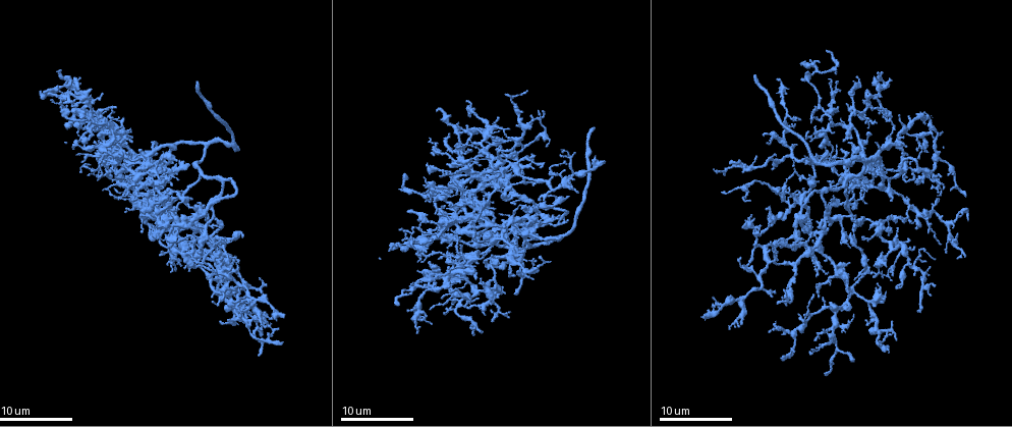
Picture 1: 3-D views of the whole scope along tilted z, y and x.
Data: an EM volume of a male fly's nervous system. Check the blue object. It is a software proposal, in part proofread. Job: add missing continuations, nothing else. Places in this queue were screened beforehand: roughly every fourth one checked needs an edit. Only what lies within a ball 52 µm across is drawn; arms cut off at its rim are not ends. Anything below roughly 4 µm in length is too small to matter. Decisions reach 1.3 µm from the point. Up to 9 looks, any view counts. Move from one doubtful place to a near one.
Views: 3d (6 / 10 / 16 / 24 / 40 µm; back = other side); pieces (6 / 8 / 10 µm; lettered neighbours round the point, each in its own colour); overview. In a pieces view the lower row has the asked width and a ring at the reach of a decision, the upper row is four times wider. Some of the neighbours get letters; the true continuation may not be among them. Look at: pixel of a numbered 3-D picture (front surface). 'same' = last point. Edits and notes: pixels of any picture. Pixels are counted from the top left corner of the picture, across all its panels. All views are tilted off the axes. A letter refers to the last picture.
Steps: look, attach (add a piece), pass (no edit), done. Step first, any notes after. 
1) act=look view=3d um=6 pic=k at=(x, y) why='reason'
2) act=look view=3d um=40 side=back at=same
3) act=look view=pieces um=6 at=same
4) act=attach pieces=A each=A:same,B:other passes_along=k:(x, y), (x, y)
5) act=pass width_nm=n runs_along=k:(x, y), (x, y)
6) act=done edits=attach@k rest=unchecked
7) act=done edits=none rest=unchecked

act=look view=pieces um=8 pic=1 at=(801, 117) why='an open end'

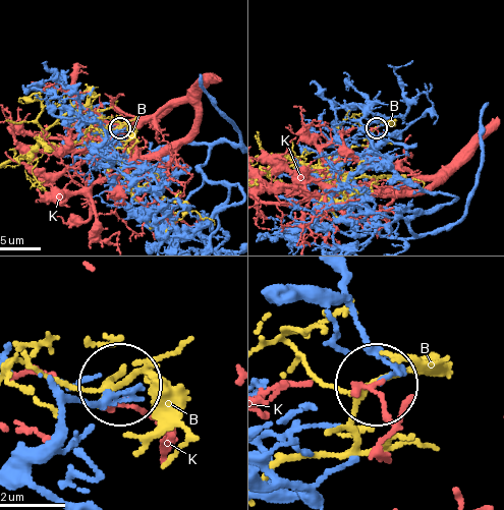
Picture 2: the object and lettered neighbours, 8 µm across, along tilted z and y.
act=pass each=B:other,K:other runs_along=2:(300, 292), (353, 308), (385, 360), (382, 381) found='no lettered piece goes on from it'

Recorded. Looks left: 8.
act=look view=pieces um=8 pic=1 at=(110, 162) why='branch stops here'

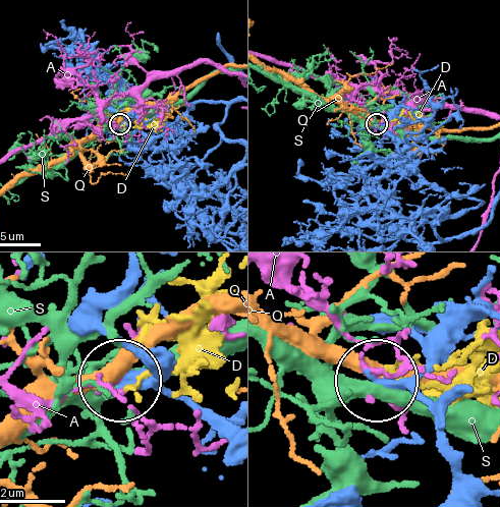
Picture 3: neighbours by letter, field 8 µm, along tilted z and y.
act=pass each=A:other,D:other,Q:other,S:other runs_along=3:(230, 417), (123, 380) found='no lettered piece goes on from it'

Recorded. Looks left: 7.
act=look view=3d um=10 pic=1 at=(828, 231) why='tapers out'

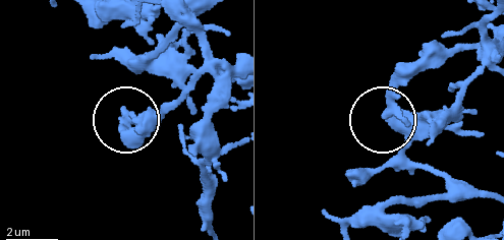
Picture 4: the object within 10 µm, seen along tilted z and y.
act=look view=pieces um=10 pic=4 at=(124, 111)

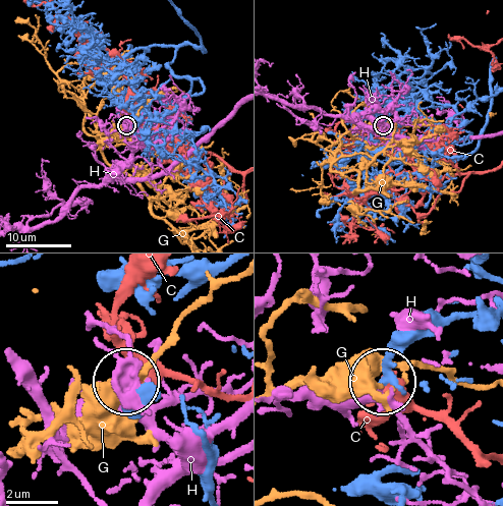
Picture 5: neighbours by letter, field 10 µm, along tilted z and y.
act=pass each=C:other,G:other,H:other found='none of them fits'

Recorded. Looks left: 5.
act=look view=pieces um=6 pic=1 at=(90, 137) why='free end'

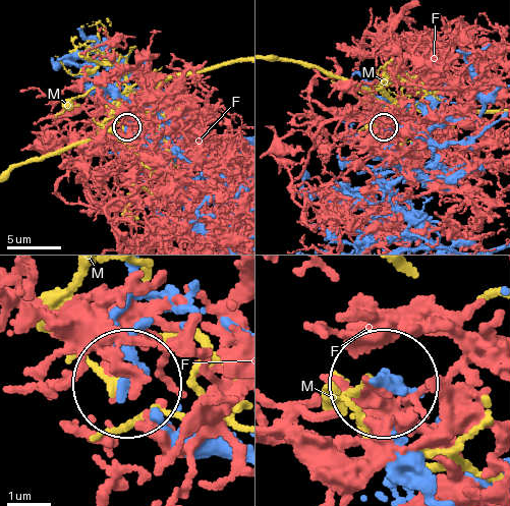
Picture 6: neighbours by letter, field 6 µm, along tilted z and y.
act=pass each=F:other,M:other found='none of them fits'

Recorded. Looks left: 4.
act=look view=pieces um=10 pic=1 at=(773, 290) why='free end'

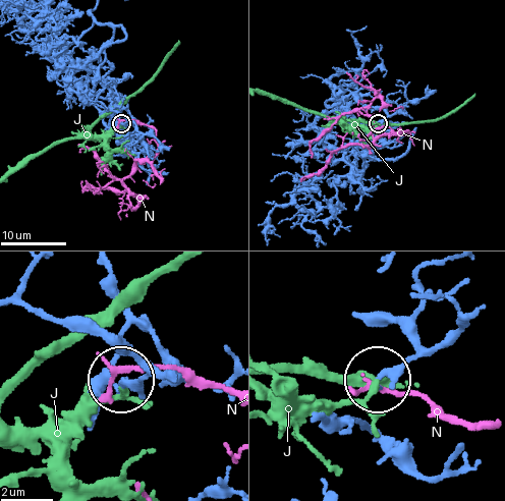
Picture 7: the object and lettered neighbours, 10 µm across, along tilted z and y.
act=pass each=J:other,N:other runs_along=7:(11, 299), (93, 326), (143, 368), (141, 377), (125, 380) found='no lettered piece goes on from it'

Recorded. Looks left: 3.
act=done edits=none rest=unchecked

